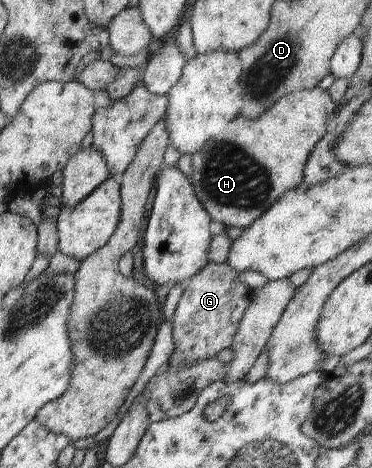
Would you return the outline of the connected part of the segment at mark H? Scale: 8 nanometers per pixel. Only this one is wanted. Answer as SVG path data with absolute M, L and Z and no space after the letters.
M322 88L294 91L282 96L272 108L262 112L256 120L246 120L244 116L236 116L220 135L208 140L208 144L204 144L200 152L192 154L194 170L189 182L210 219L220 222L226 228L246 229L266 210L272 208L272 204L280 196L302 186L308 158L316 144L327 134L327 121L338 107L328 92Z

